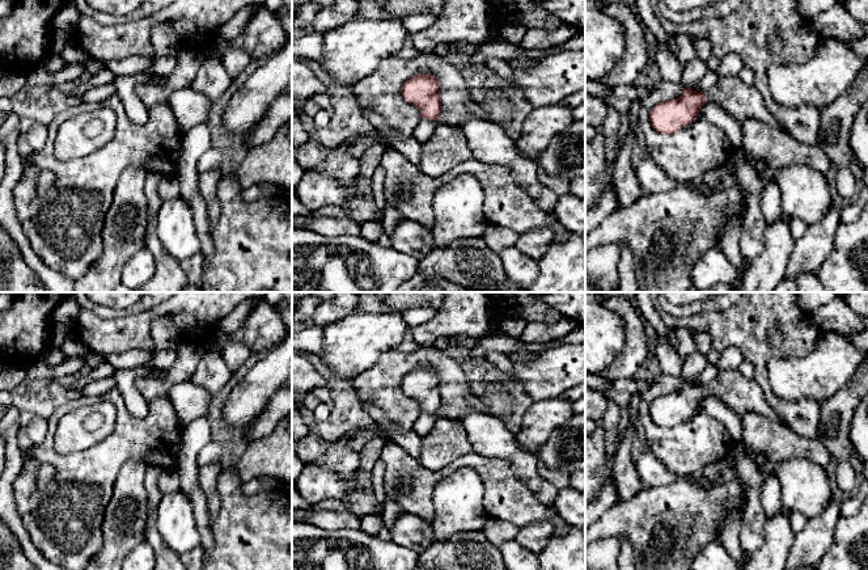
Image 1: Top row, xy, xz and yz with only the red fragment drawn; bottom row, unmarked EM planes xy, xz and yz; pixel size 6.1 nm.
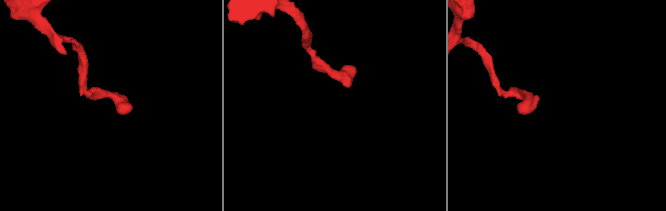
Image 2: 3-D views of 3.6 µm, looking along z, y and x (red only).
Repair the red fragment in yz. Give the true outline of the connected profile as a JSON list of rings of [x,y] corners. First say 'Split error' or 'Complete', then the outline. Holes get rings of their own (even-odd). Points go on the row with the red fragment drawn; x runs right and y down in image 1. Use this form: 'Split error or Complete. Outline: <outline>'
Split error. Outline: [[[737,75],[719,76],[717,83],[707,92],[683,88],[679,98],[653,106],[649,111],[649,122],[660,134],[674,134],[691,123],[706,102],[719,105],[738,123],[754,119],[782,131],[779,123],[766,109],[759,92],[744,84]]]

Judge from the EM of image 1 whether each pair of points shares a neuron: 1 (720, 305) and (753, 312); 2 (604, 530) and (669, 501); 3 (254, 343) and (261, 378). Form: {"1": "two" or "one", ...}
{"1": "two", "2": "one", "3": "two"}

